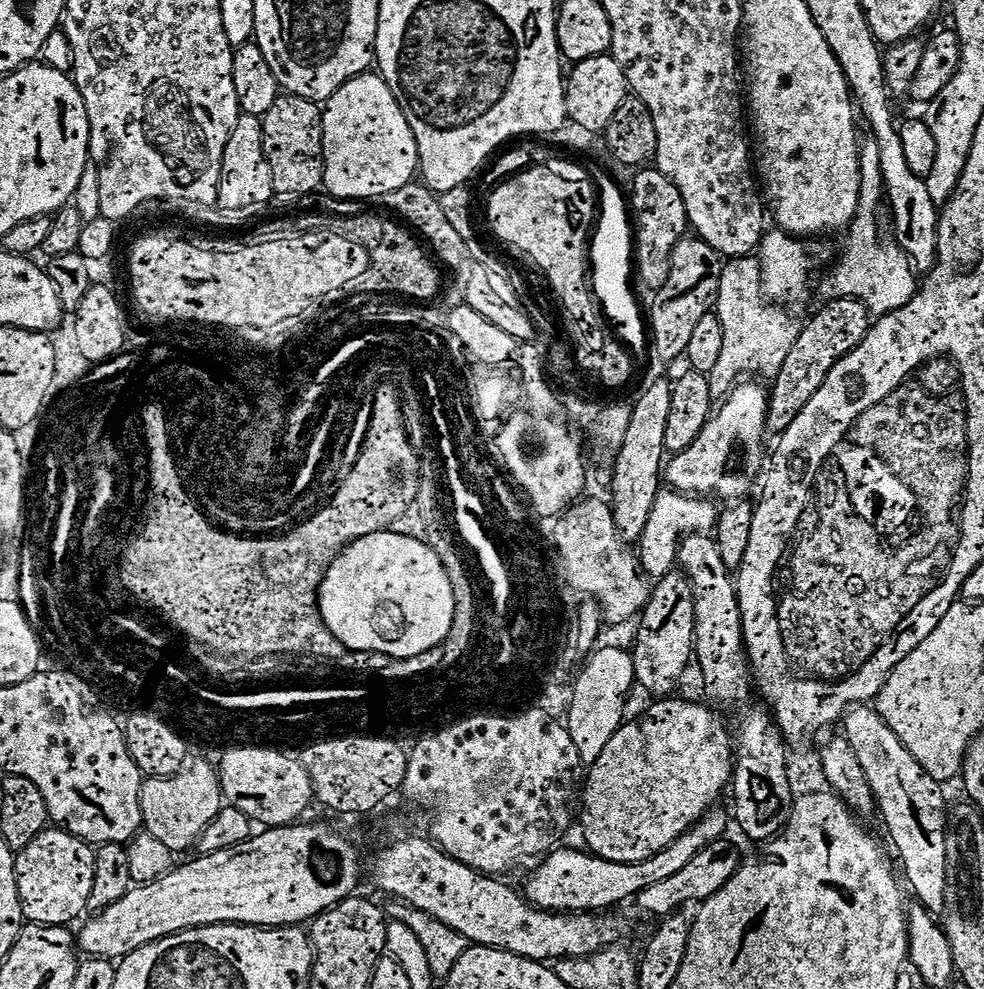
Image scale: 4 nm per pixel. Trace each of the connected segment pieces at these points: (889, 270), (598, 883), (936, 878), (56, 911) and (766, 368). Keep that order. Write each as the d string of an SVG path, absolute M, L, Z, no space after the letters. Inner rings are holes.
M868 134L861 141L859 206L850 225L856 248L846 249L823 278L820 284L823 299L838 302L855 298L866 305L872 315L881 316L901 309L917 294L918 276L908 256L896 243L895 237L882 232L880 208L884 206L885 198L880 147L876 137Z
M713 811L703 822L695 825L691 831L684 833L666 852L651 856L641 864L623 864L610 862L593 854L591 851L575 852L572 848L561 847L539 861L536 873L522 888L523 895L529 904L540 908L543 912L557 914L600 914L612 910L615 904L623 900L631 901L639 892L654 886L654 882L662 882L666 878L674 878L678 870L686 870L690 862L708 844L715 843L725 835L728 820L722 813Z
M872 706L855 707L842 724L843 735L854 750L858 762L866 770L866 776L876 795L879 813L888 822L892 840L900 851L904 863L906 882L916 891L921 905L933 914L945 911L950 891L950 808L944 801L941 781L936 780L906 750L906 746L890 730L890 726Z
M52 826L40 833L28 843L16 858L16 877L20 901L24 903L24 919L34 924L50 924L53 926L68 926L79 918L83 912L89 911L88 903L96 882L98 852L93 845Z
M733 257L719 273L720 286L716 315L722 322L722 357L710 373L711 398L722 402L731 395L737 384L752 374L774 378L780 372L790 351L803 332L799 323L785 307L770 303L763 291L760 261L757 257Z

